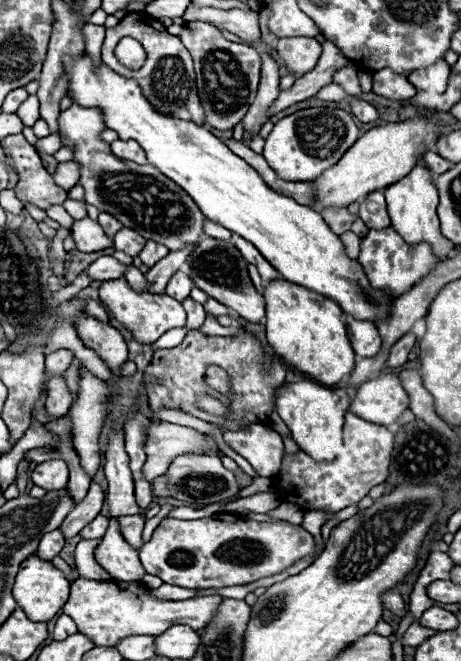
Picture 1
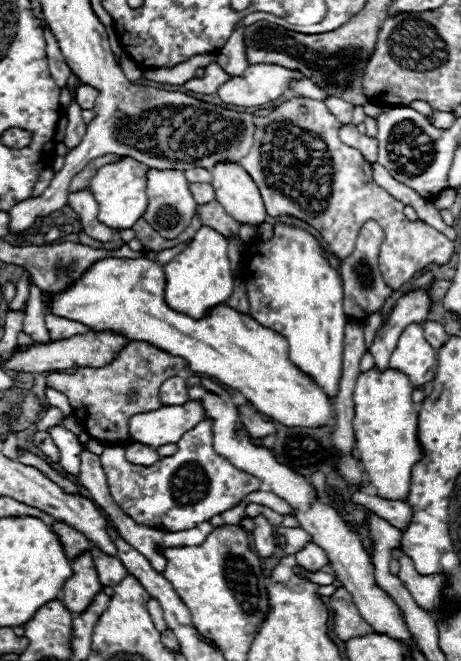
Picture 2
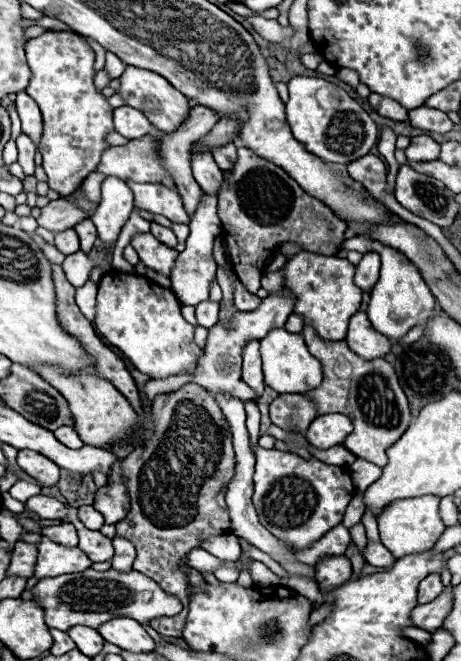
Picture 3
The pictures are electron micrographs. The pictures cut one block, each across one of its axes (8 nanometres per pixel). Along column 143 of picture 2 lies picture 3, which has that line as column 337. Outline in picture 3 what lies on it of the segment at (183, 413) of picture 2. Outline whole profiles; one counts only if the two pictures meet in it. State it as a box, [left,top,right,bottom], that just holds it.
[306,414,352,450]

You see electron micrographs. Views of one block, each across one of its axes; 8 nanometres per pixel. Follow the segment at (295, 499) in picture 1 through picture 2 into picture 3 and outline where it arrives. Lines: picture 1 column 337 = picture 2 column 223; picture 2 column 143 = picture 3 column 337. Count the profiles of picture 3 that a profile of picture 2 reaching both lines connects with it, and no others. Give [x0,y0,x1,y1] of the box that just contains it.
[254,446,354,550]

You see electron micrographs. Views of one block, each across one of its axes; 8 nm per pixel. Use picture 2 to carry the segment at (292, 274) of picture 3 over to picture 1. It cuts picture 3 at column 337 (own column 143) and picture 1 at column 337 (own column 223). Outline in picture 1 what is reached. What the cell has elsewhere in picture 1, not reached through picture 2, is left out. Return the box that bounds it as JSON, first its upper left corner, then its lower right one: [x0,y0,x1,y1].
[264,280,354,386]

